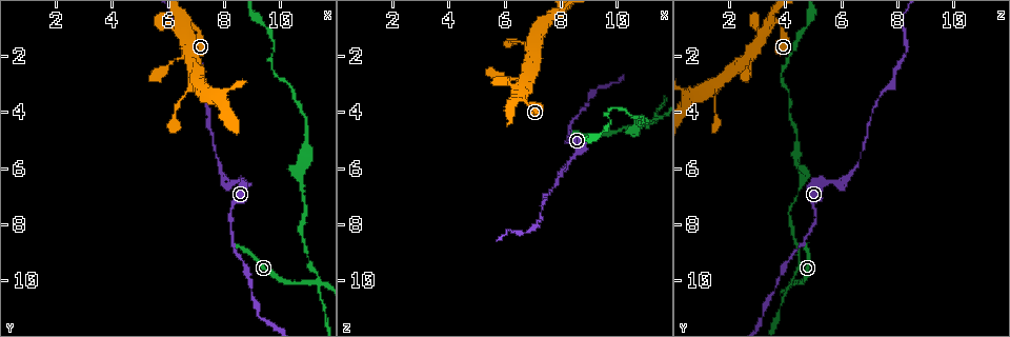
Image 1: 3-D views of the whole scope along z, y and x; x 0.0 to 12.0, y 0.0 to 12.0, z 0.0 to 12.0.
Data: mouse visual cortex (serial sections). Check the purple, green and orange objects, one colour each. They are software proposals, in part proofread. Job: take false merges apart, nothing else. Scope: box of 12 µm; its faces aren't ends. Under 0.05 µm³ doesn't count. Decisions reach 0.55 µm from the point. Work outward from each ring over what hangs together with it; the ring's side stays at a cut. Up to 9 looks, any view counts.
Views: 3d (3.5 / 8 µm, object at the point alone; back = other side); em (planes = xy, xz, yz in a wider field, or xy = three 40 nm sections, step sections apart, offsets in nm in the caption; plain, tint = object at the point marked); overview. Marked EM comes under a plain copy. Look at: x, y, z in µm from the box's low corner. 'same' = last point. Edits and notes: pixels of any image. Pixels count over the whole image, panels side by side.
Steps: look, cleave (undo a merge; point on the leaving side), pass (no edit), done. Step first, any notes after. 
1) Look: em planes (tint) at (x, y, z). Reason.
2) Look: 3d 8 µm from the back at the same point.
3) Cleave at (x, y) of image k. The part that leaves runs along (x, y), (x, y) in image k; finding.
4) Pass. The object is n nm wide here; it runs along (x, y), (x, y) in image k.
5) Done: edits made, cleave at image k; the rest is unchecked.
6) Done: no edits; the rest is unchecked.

Look: 3d 3.5 µm at (11.2, 10.1, 4.3). Looks like a crossing.

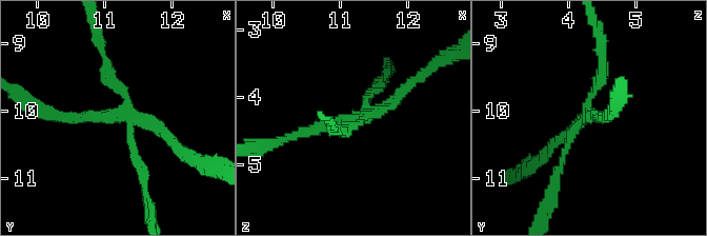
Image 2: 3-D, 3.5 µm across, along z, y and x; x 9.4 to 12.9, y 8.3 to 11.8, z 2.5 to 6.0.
Look: em xy step 5 (tint) at (11.25, 10.10, 4.30). 4 arms meet here; the arms are 150, 150, 200, 200 nm wide; now the EM.

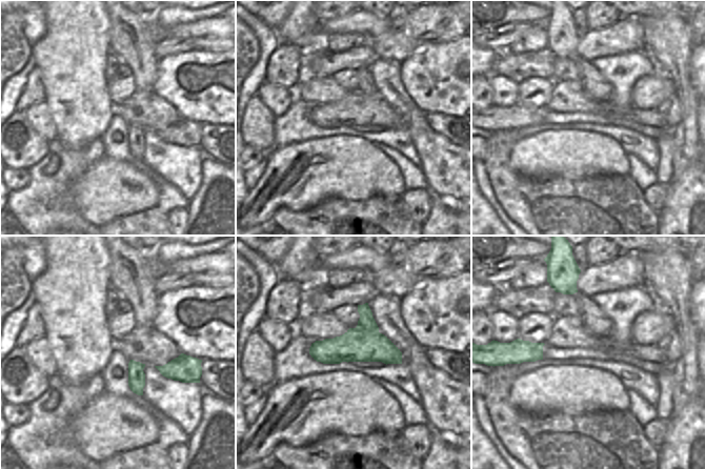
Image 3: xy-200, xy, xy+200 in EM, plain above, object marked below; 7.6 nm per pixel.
Cleave at (600, 77) of image 2. The object is 280 nm wide here; a border runs along (356, 327), (378, 332) in image 3; a second cell is stuck on.

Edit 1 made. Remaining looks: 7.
Look: 3d 3.5 µm at (8.0, 6.8, 6.0). Abrupt turn.

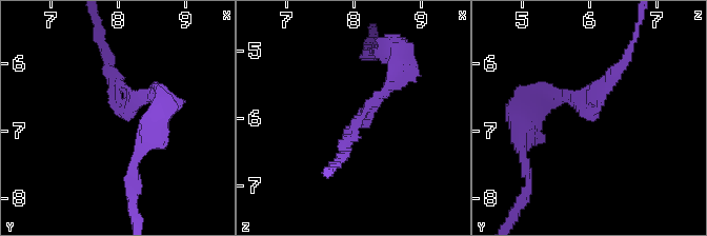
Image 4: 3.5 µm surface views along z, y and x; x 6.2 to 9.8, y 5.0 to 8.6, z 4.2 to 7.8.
Look: em xy step 1 (tint) at (8.05, 6.70, 6.10). The arms are 150, 200 nm wide.

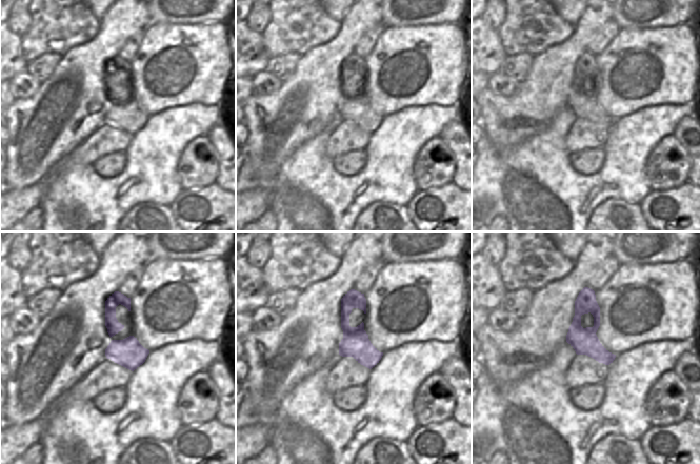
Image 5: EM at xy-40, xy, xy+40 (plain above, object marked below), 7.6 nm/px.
Look: em xy step 2 (tint) at the same point.

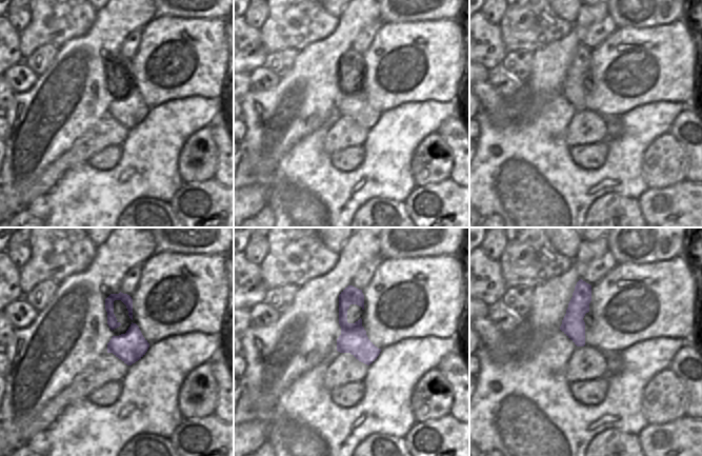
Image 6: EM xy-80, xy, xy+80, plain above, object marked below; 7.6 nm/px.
Pass. It runs along (349, 289), (343, 322), (367, 361) in image 6; one cell here.

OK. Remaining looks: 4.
Look: 3d 3.5 µm at (6.7, 0.9, 3.5). Four arms meet.

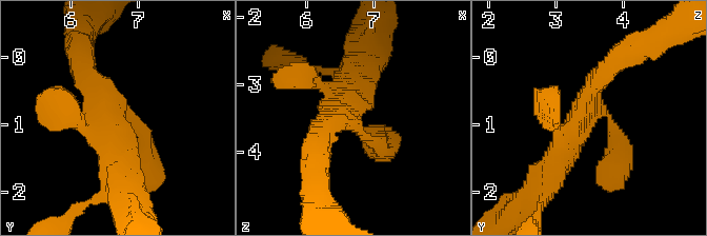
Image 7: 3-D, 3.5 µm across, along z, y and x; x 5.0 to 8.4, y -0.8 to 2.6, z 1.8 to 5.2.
Look: em xy step 2 (tint) at (6.60, 0.85, 3.50).

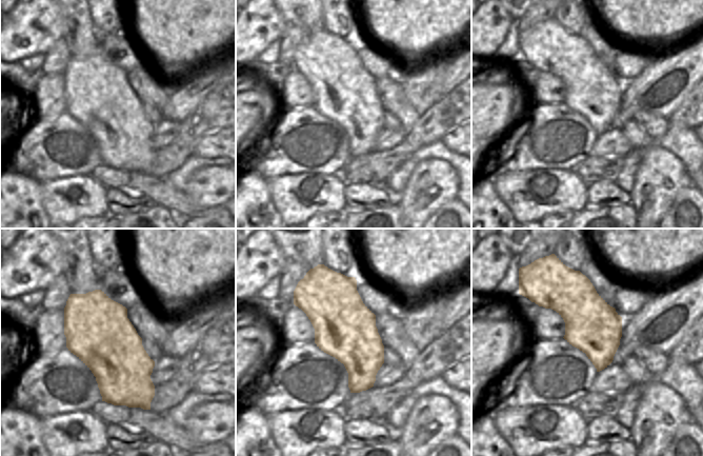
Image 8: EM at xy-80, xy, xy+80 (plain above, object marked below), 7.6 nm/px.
Look: em xy step 3 (tint) at the same point. Cut it another way.

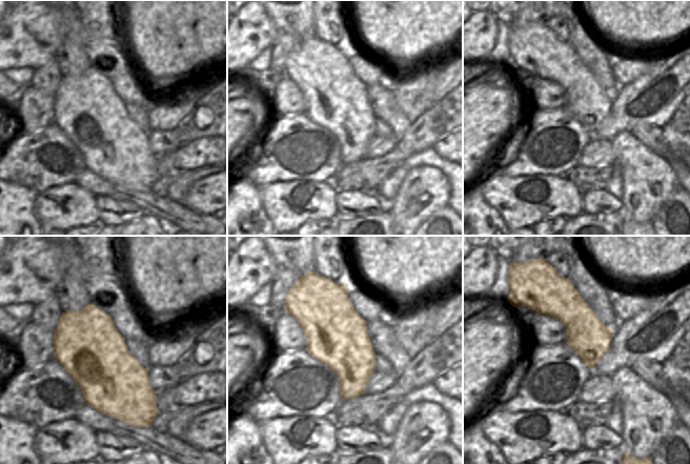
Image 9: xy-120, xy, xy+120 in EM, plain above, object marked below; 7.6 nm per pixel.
Pass. It runs along (379, 148), (349, 118), (349, 77) in image 7; one cell here.

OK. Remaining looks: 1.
Done: edits made, cleave at image 2; the rest is unchecked.

